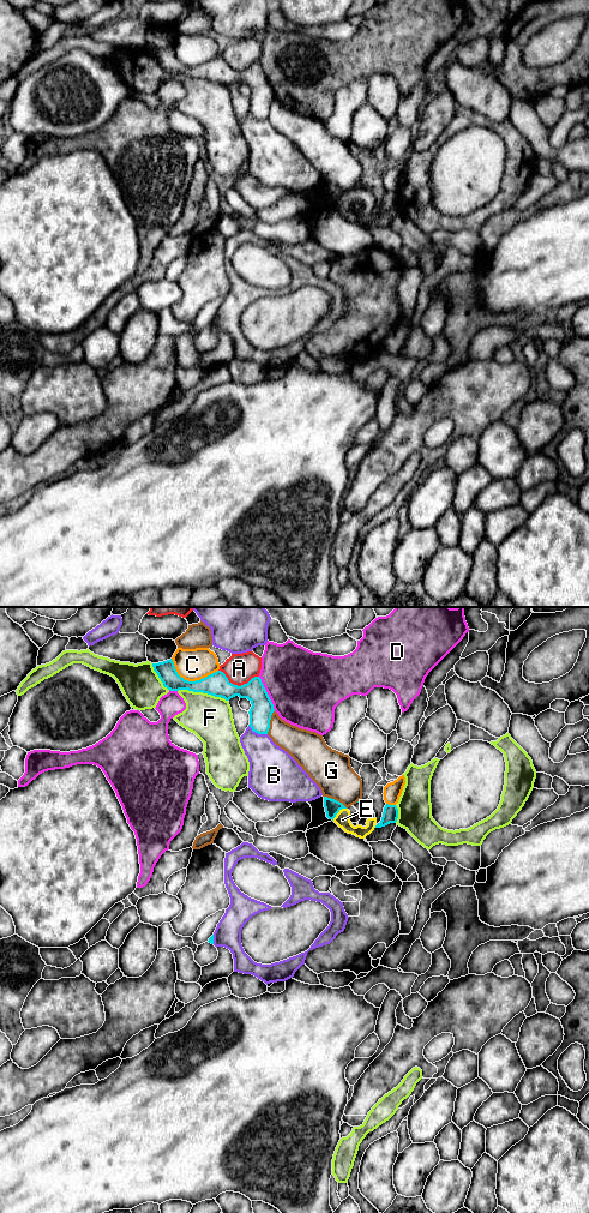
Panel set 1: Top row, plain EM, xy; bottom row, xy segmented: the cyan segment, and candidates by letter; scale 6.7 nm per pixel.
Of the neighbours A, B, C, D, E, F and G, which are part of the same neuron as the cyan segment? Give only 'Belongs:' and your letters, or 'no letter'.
Belongs: no letter

